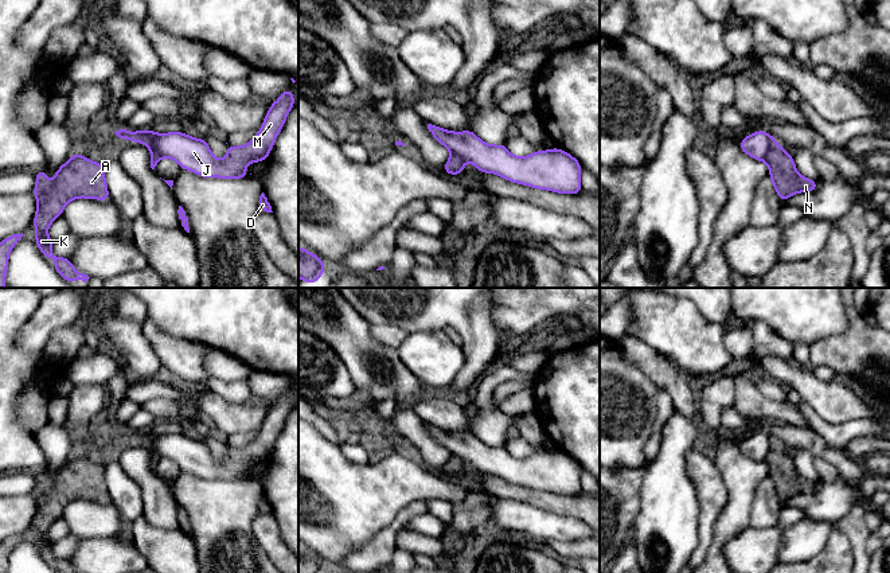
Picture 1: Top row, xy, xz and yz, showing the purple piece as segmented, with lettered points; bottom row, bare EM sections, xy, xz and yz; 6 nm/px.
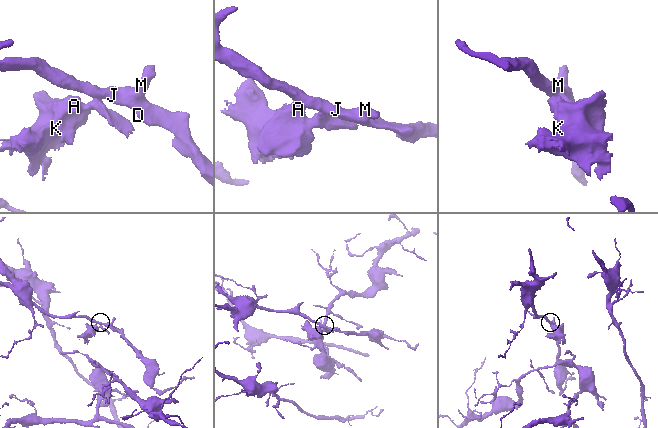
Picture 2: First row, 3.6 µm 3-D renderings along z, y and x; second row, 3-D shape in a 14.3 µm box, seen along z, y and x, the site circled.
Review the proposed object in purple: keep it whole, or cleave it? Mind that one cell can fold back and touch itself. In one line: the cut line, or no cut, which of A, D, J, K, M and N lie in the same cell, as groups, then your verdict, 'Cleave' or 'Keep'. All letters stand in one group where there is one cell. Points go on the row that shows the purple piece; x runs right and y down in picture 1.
Split along yz (776, 143), (764, 160). Groups: A K N / D J M. Cleave

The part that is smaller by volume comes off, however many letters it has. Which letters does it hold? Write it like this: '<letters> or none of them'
A, K, N

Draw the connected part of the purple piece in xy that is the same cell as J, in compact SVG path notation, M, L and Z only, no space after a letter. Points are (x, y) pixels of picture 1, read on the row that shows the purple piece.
M284 89L281 97L269 106L257 136L242 147L227 144L227 156L218 160L204 139L194 139L184 132L155 133L149 128L138 132L120 129L120 139L145 144L160 159L175 160L181 169L203 178L243 179L249 163L265 161L284 128L288 113L294 106L294 96Z

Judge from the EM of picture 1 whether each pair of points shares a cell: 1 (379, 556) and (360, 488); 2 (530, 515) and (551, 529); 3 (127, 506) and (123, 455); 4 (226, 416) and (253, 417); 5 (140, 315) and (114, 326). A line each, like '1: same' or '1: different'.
1: different
2: same
3: different
4: same
5: different

